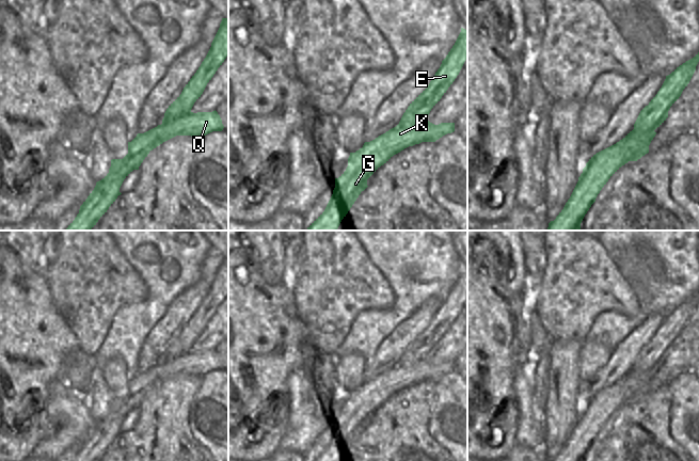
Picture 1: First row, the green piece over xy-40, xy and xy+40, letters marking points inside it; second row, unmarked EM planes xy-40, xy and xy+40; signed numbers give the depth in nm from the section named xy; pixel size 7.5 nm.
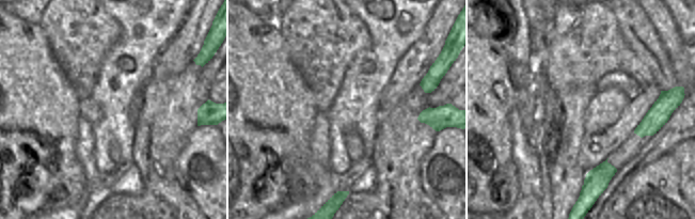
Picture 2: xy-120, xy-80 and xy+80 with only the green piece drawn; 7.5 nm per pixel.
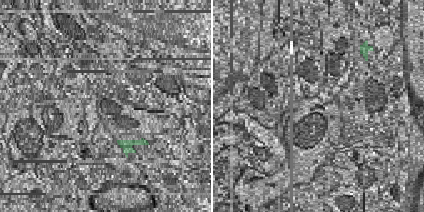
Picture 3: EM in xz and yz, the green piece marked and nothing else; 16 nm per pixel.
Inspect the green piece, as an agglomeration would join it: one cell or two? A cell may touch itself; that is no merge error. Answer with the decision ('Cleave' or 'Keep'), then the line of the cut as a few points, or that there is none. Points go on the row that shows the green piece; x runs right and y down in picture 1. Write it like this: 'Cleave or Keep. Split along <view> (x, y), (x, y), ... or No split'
Cleave. Split along xy-40 (190, 111), (175, 120), (162, 123).

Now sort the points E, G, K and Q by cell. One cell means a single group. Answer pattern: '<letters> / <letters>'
E / G K Q

